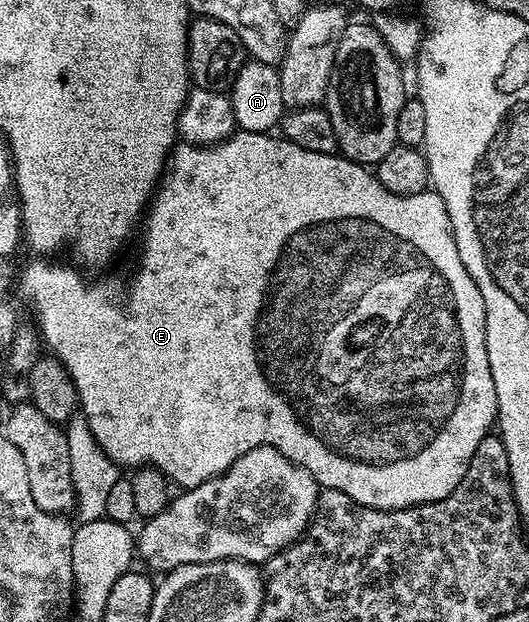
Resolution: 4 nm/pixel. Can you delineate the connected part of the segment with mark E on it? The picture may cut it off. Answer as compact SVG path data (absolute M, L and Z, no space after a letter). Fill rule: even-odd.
M239 129L223 142L216 142L212 146L196 146L193 142L182 142L171 149L167 159L166 168L160 179L160 185L155 189L144 214L144 226L146 231L142 234L142 259L138 262L138 271L130 282L130 291L123 302L114 302L114 286L110 282L86 283L78 270L70 266L61 266L58 262L46 262L45 257L35 257L35 262L30 262L21 268L20 277L16 282L16 290L26 297L34 318L38 321L37 333L51 355L61 362L62 367L68 372L68 376L74 385L74 391L78 394L78 410L81 417L85 418L96 444L100 444L103 452L109 456L119 468L134 466L133 468L149 468L159 470L162 477L174 482L182 490L191 490L194 486L206 482L209 478L215 478L217 474L225 472L240 456L252 452L257 446L271 446L279 450L288 460L296 463L300 468L307 470L316 479L319 487L344 492L356 504L376 508L377 510L399 510L409 506L419 506L425 502L439 502L444 500L464 480L464 472L468 472L468 464L472 460L472 452L480 445L487 434L491 433L498 417L498 405L496 404L496 384L492 384L492 368L488 364L488 348L486 347L486 313L484 312L484 300L480 296L480 288L468 276L468 268L464 268L464 260L460 260L460 252L456 248L456 236L452 232L452 220L448 220L448 208L444 208L444 200L433 188L421 190L412 196L396 196L388 192L380 184L380 180L367 167L351 162L350 159L339 156L337 153L321 154L320 152L308 152L300 148L300 144L287 142L281 136L273 133L258 133Z

